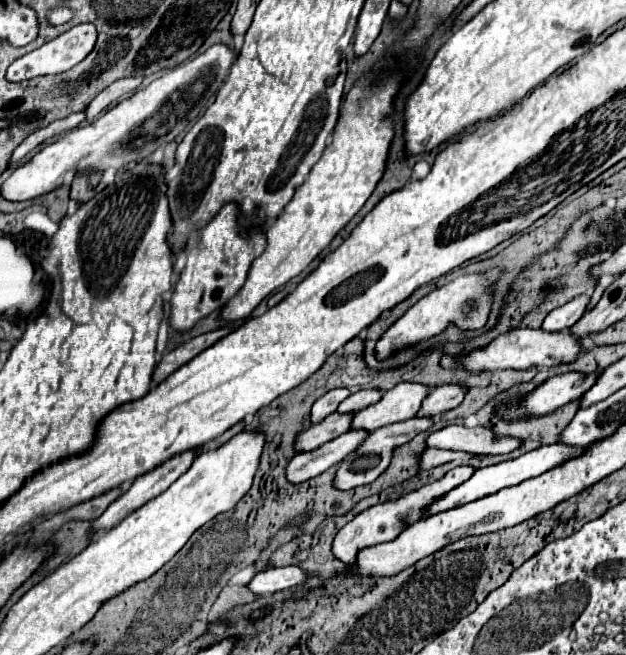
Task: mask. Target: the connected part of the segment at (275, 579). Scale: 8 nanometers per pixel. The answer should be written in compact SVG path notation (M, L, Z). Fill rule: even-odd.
M270 567L262 573L256 573L250 581L250 589L254 595L272 595L282 589L290 589L294 585L302 585L310 575L300 567Z

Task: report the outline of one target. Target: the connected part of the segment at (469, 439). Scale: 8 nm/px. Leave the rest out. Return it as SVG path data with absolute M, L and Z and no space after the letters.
M450 425L434 431L426 443L436 449L468 451L476 455L506 455L522 445L518 437L498 437L488 427L468 429L462 425Z

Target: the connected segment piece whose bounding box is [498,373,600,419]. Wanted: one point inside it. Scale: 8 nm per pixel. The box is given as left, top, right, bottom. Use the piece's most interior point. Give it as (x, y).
(559, 390)

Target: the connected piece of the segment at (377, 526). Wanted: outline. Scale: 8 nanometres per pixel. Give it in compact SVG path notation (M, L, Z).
M458 465L452 471L448 471L442 479L438 479L438 481L434 481L430 485L424 485L414 493L408 493L408 495L404 495L404 497L400 497L396 501L378 503L378 505L362 511L360 515L356 515L348 525L344 525L338 531L338 535L334 539L334 545L332 545L334 557L344 561L344 563L348 563L348 565L352 565L356 561L356 557L358 557L358 551L362 551L366 547L372 547L372 545L378 545L378 543L392 541L394 537L398 537L398 533L402 533L402 529L406 529L406 525L412 525L412 523L416 523L420 519L426 519L428 517L428 513L426 513L428 505L434 503L438 497L444 497L450 489L462 485L466 479L472 477L472 473L474 473L472 467Z

